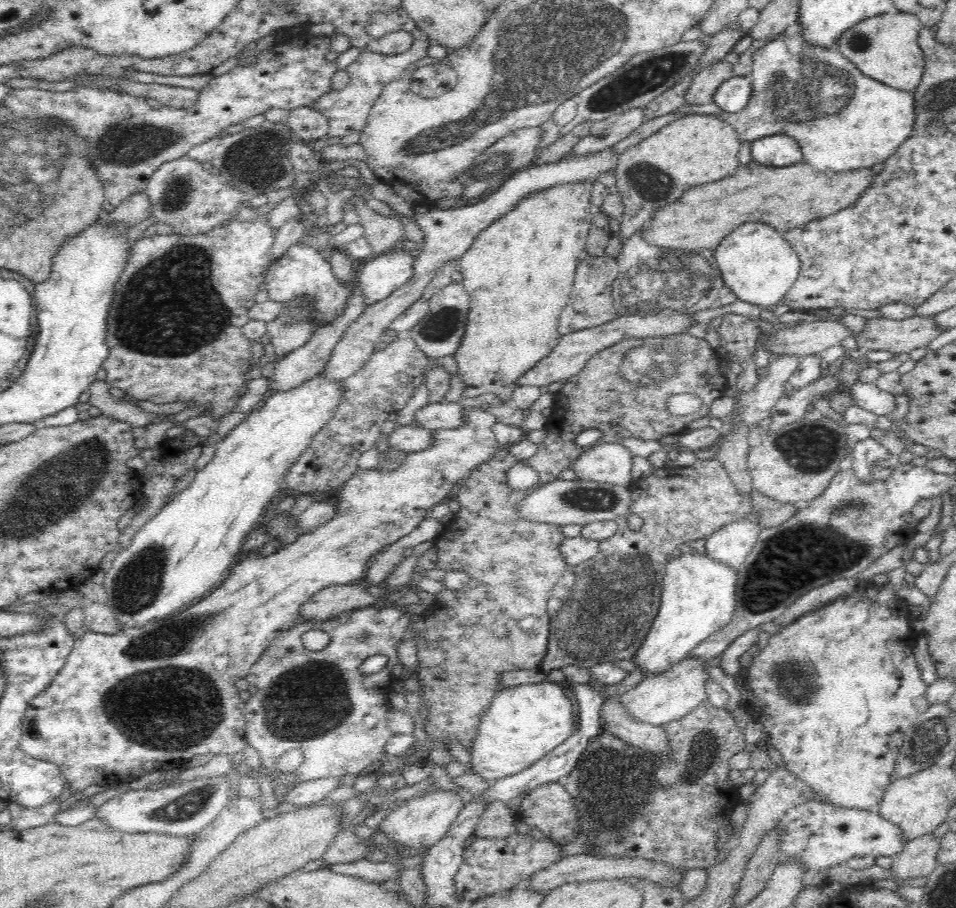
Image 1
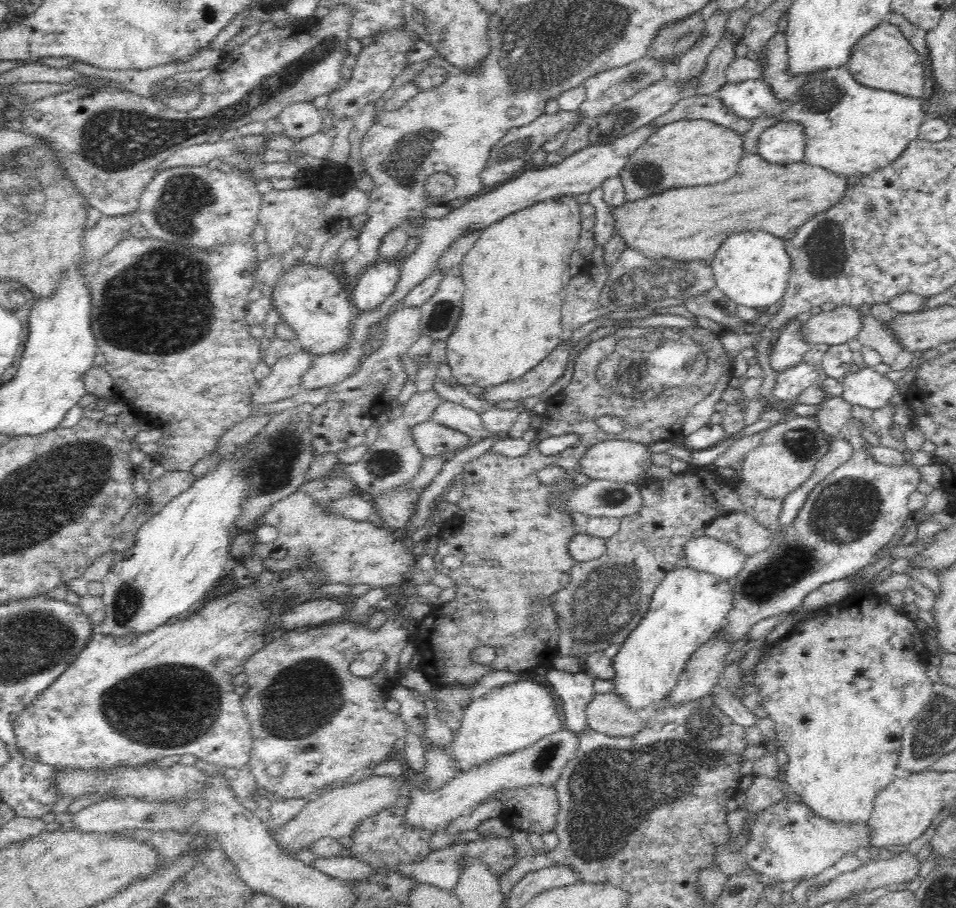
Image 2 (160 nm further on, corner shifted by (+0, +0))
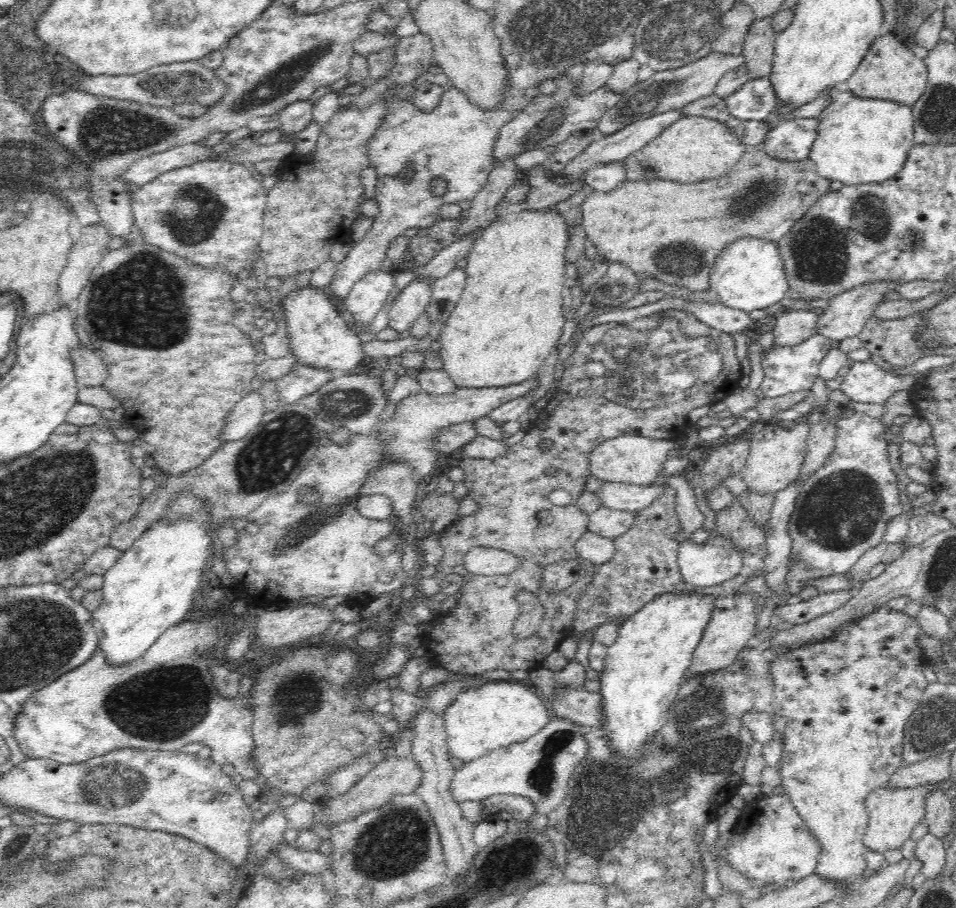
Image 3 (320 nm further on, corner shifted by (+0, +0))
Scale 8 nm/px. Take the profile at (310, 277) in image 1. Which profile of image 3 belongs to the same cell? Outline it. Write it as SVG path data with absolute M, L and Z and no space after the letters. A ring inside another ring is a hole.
M308 285L297 291L292 290L281 303L290 334L292 355L300 365L324 371L348 373L360 370L365 353L360 338L340 316L342 305L334 300L326 287L313 289Z

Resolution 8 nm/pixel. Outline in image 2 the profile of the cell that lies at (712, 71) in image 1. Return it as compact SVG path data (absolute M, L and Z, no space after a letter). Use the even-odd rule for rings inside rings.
M732 35L723 37L712 48L707 58L707 65L701 74L700 84L696 88L696 94L709 95L715 90L720 90L726 82L726 69L737 57L734 48L739 44L739 40Z

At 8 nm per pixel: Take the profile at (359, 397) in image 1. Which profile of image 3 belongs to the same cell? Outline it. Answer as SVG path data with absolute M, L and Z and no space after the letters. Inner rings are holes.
M430 279L411 280L392 301L388 326L398 333L410 330L431 301L432 284Z

